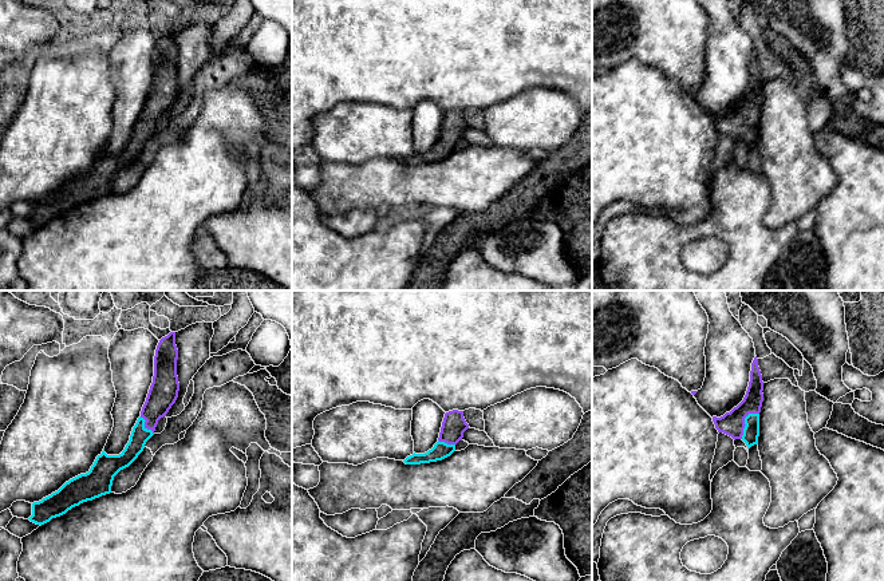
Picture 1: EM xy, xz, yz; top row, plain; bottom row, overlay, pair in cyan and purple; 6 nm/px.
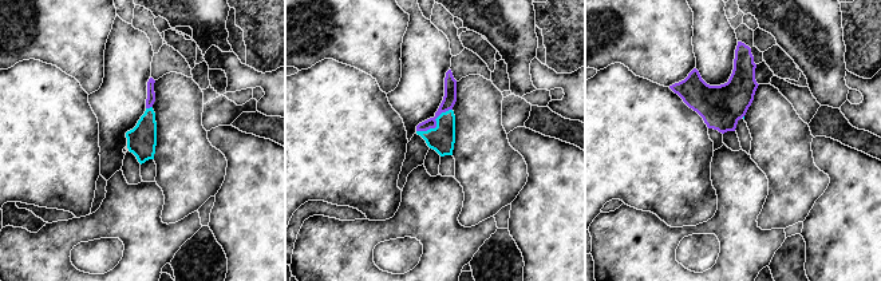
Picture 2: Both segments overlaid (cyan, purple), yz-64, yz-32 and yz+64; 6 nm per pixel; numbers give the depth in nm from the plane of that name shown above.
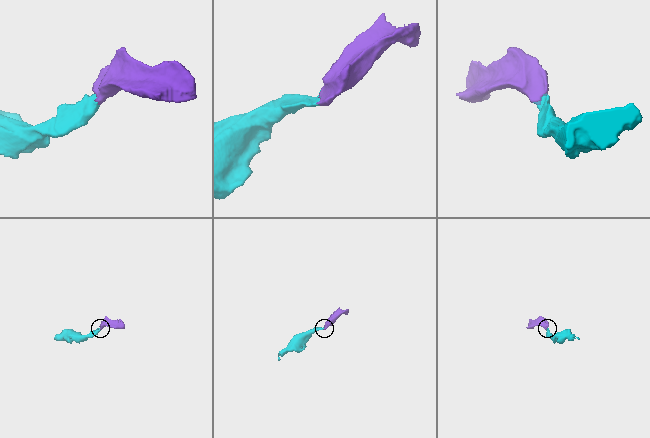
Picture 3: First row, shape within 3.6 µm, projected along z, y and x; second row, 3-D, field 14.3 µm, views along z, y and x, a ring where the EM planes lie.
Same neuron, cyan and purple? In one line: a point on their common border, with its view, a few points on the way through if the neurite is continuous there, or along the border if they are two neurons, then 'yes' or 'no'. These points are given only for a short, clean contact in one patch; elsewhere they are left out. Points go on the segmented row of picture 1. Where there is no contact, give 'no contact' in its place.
yz (745, 422) | across yz (750, 435), (745, 422), (731, 423) | yes

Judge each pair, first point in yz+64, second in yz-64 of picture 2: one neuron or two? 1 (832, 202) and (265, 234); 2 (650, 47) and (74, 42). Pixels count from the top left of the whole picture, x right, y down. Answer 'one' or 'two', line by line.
1: one
2: one

